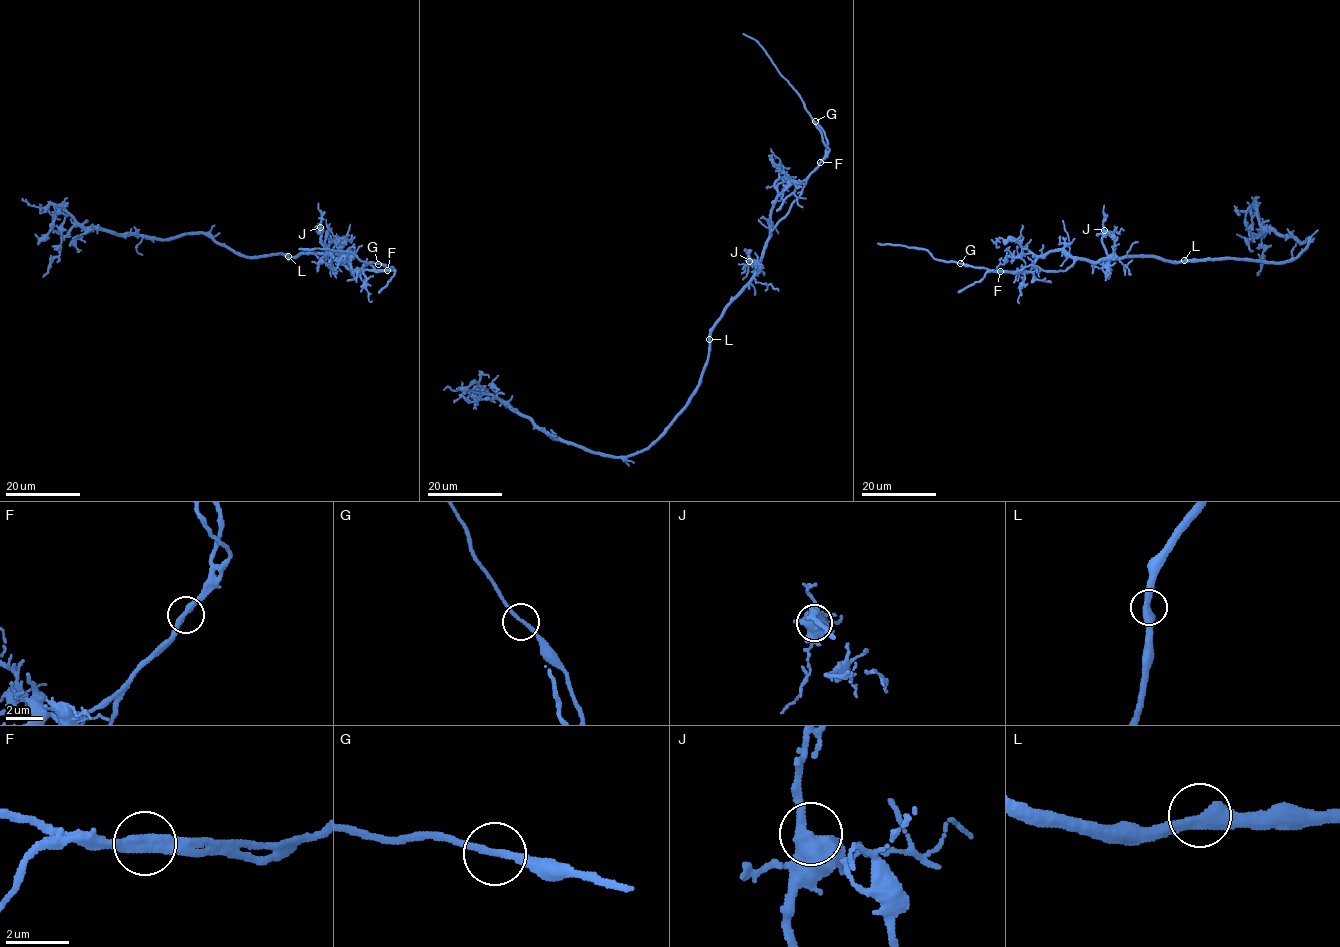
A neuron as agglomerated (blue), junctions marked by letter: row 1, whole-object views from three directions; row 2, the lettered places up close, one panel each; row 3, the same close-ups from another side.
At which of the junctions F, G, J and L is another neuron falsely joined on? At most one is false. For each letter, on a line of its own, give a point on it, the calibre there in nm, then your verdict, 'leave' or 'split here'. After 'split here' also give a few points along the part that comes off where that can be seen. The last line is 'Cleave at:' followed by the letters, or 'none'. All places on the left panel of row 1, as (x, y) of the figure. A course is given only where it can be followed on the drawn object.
F: (387, 270) | 360 nm | split here | (387, 270), (392, 267), (361, 261), (351, 252), (298, 248)
G: (378, 264) | 190 nm | leave
J: (320, 227) | 600 nm | leave
L: (288, 256) | 440 nm | leave
Cleave at: F

